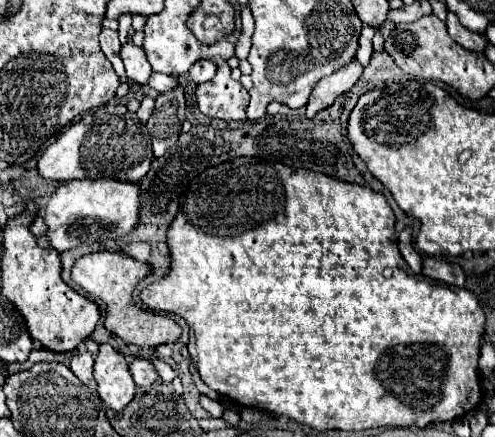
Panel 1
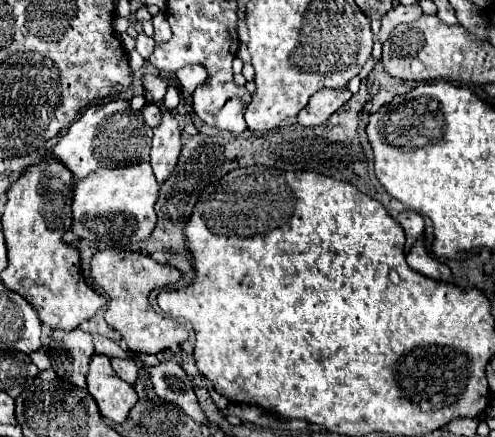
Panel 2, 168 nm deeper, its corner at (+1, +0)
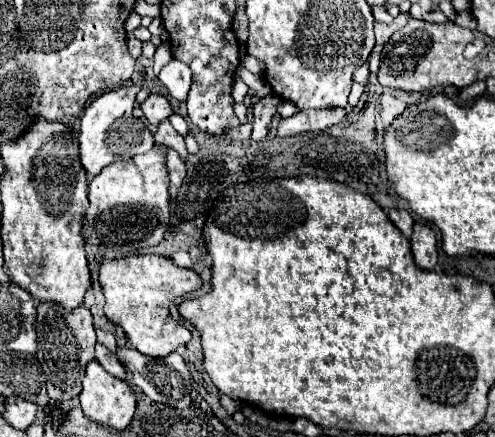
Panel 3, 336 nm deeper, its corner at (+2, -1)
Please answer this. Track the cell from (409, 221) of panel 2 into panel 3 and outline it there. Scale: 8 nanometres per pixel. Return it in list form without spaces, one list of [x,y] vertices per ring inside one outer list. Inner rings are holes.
[[[392,208],[392,210],[388,212],[388,218],[396,224],[396,228],[398,228],[406,238],[412,236],[412,224],[414,224],[414,220],[412,220],[412,216],[410,216],[408,210],[404,210],[404,208],[400,208],[400,210]]]

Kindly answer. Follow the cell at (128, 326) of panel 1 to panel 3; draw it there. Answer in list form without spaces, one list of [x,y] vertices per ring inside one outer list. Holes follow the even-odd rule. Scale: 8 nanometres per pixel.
[[[128,256],[120,260],[106,260],[100,266],[100,284],[106,296],[106,318],[122,326],[138,352],[164,358],[178,346],[190,342],[190,330],[170,316],[170,306],[178,298],[202,286],[202,278],[194,270],[180,268],[164,256]]]

